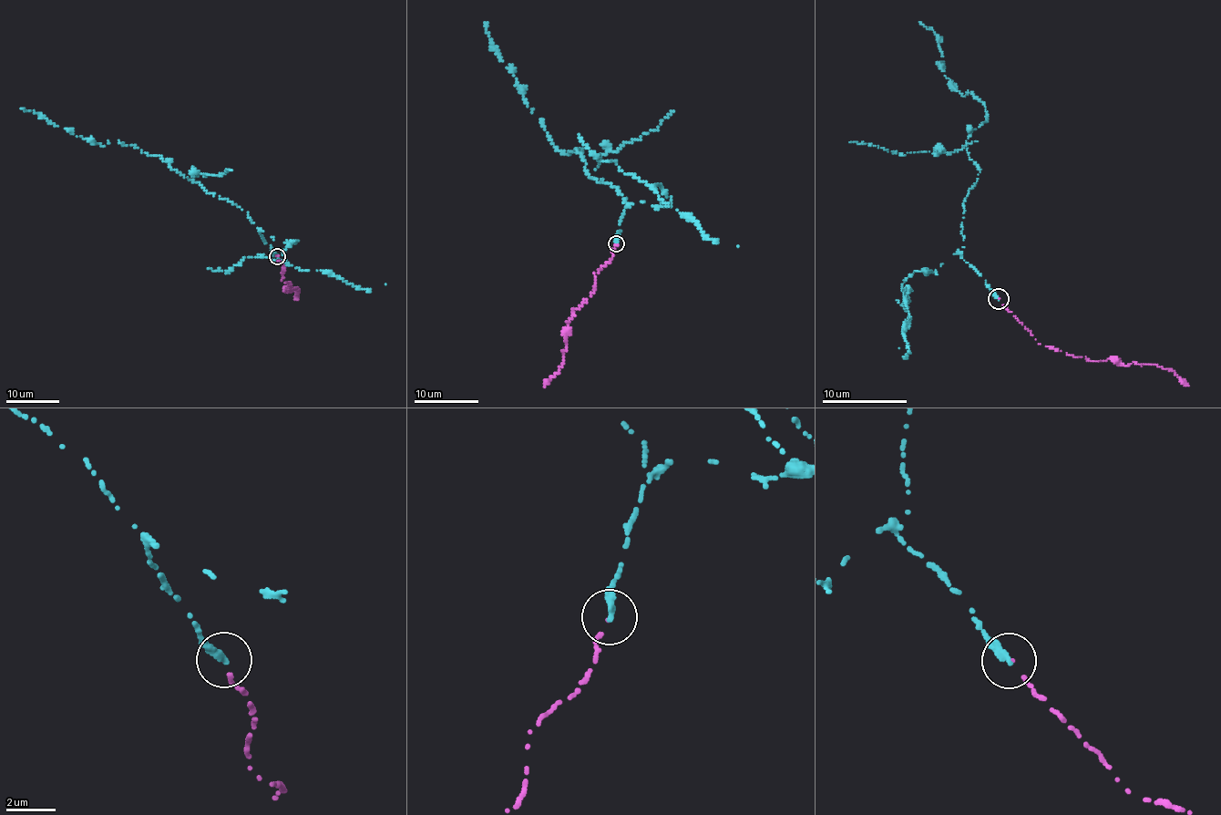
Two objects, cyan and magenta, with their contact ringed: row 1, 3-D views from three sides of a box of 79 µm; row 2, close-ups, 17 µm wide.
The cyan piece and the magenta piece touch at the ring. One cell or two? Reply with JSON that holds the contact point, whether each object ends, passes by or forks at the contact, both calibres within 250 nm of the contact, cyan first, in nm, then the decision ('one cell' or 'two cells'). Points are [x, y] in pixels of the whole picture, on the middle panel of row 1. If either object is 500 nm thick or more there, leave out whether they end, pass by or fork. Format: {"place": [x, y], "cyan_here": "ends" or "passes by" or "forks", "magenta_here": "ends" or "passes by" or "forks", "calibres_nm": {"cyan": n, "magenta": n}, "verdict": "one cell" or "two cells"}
{"place": [616, 243], "cyan_here": "ends", "magenta_here": "ends", "calibres_nm": {"cyan": 320, "magenta": 90}, "verdict": "one cell"}

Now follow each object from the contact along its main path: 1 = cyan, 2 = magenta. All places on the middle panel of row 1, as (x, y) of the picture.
1: (616, 244), (629, 204), (625, 198), (591, 179), (579, 150), (559, 151), (500, 60), (486, 22)
2: (616, 244), (608, 263), (595, 277), (594, 290), (567, 322), (562, 364), (545, 386)

